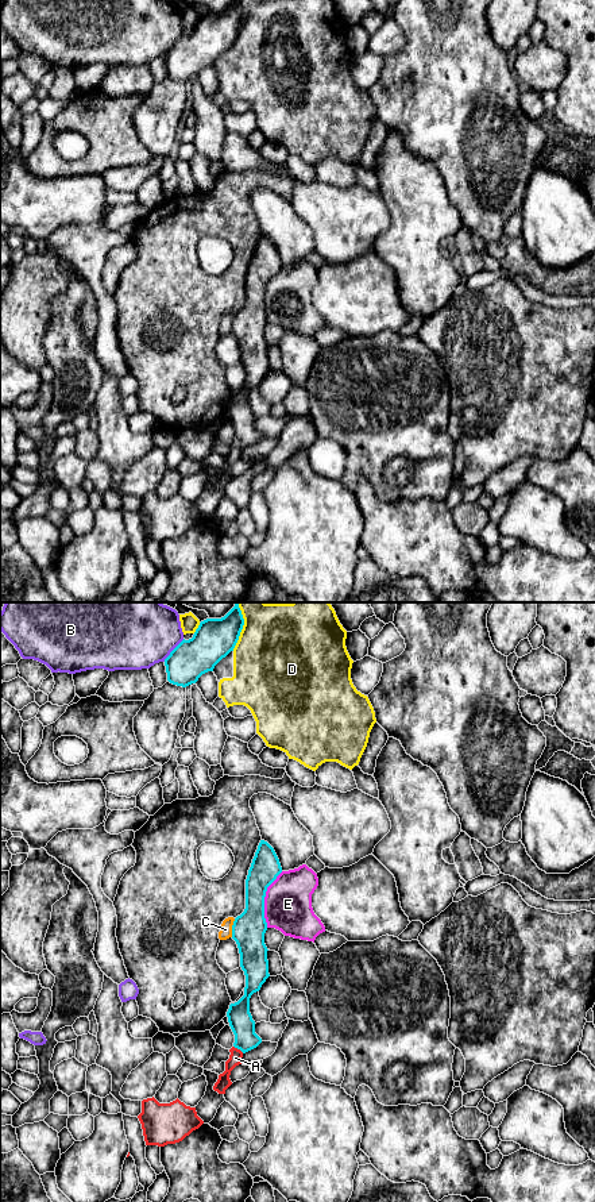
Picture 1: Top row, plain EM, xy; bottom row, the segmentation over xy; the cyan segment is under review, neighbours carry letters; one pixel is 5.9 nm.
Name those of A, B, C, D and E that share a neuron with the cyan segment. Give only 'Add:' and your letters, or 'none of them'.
Add: A

